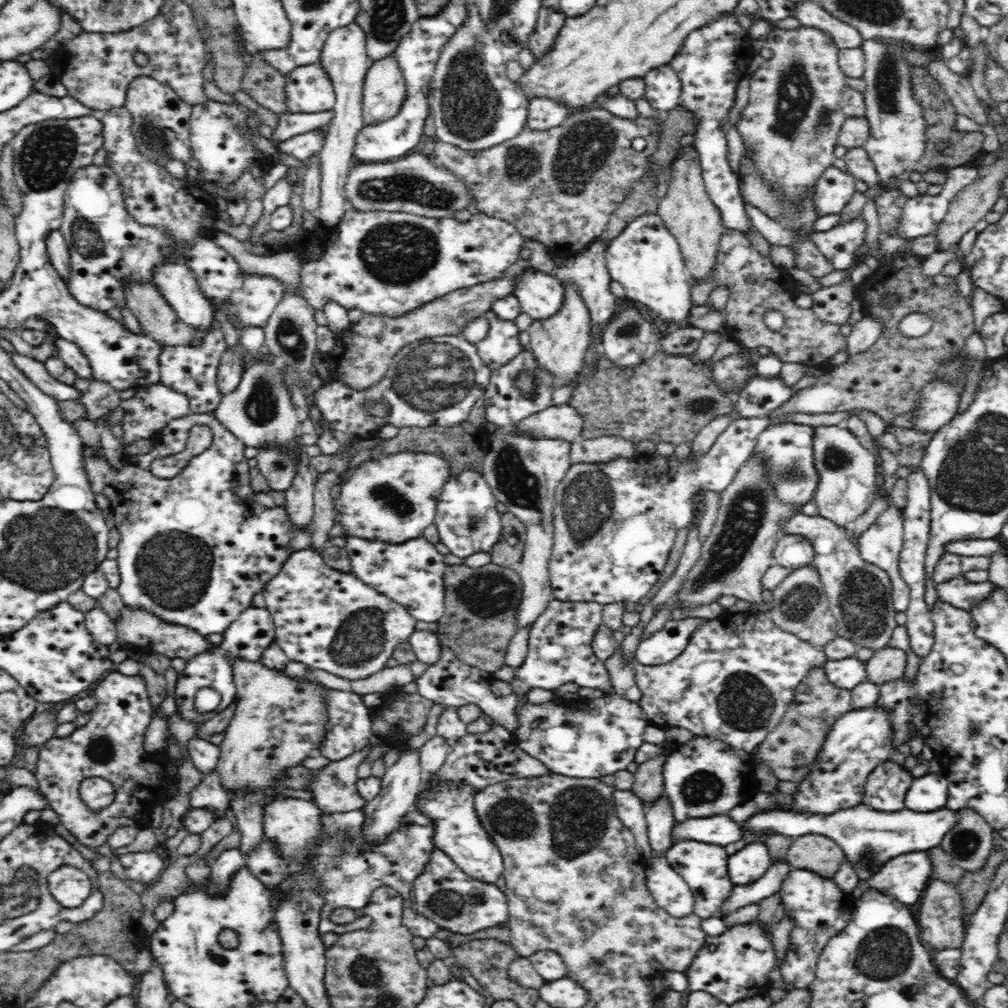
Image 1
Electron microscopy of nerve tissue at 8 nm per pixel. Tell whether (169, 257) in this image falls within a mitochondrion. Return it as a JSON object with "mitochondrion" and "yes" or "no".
{"mitochondrion":"no"}

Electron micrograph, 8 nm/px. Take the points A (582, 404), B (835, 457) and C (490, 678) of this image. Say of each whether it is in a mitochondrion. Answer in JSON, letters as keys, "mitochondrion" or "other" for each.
{"A":"other","B":"mitochondrion","C":"other"}

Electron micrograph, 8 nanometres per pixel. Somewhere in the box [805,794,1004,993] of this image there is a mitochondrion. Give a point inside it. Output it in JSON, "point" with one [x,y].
{"point":[885,952]}

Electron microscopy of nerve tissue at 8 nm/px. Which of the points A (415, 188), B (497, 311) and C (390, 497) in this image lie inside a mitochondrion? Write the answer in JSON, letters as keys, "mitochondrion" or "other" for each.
{"A":"mitochondrion","B":"other","C":"mitochondrion"}

